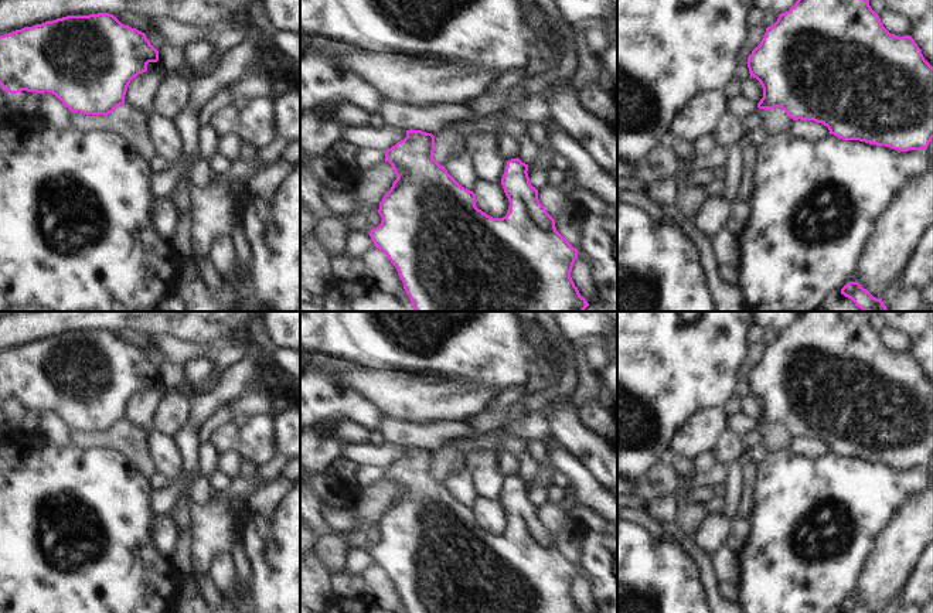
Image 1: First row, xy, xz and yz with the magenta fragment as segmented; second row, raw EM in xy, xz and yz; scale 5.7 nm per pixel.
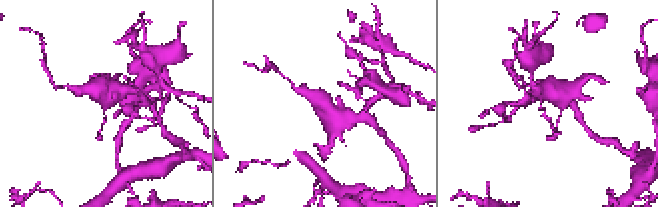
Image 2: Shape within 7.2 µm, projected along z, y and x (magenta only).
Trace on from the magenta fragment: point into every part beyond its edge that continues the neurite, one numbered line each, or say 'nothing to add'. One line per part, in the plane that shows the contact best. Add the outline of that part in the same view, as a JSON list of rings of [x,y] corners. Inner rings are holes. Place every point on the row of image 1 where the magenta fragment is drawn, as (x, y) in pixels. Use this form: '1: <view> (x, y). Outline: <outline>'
nothing to add.

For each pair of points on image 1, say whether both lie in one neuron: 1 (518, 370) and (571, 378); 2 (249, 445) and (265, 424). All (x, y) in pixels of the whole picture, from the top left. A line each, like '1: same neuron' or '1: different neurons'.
1: different neurons
2: same neuron

